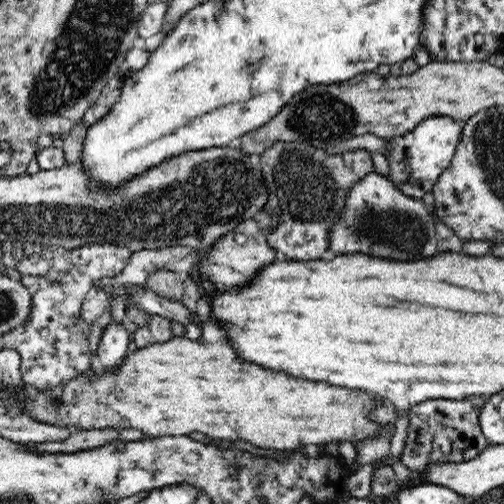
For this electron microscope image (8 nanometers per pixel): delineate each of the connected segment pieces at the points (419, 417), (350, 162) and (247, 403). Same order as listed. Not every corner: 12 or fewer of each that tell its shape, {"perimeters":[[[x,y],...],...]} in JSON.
{"perimeters":[[[486,398],[413,406],[399,460],[414,474],[489,445]],[[302,141],[259,155],[286,260],[319,259],[369,151]],[[174,337],[43,391],[74,431],[294,450],[375,437],[380,396]]]}

